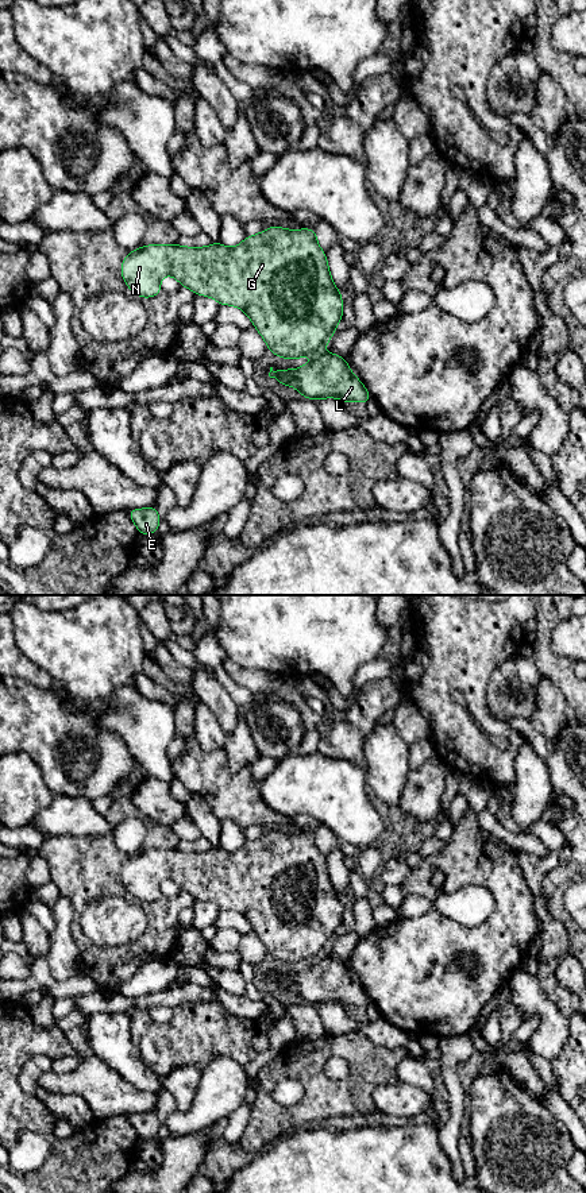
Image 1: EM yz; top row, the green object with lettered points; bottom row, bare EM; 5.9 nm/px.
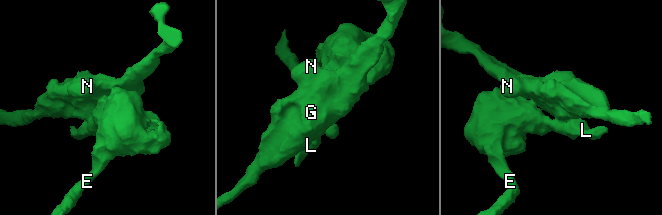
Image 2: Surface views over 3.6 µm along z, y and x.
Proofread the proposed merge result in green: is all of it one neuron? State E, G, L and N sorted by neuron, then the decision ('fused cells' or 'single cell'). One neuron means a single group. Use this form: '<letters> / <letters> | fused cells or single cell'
E L / G N | fused cells

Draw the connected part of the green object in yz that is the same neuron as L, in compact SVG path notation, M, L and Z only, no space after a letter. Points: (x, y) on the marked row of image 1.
M319 352L309 364L297 370L274 371L270 367L269 377L284 386L294 386L300 395L312 401L338 398L346 404L367 404L373 398L338 354Z

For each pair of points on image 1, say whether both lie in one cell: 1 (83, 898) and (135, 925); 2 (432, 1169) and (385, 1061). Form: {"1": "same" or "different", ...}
{"1": "different", "2": "different"}

